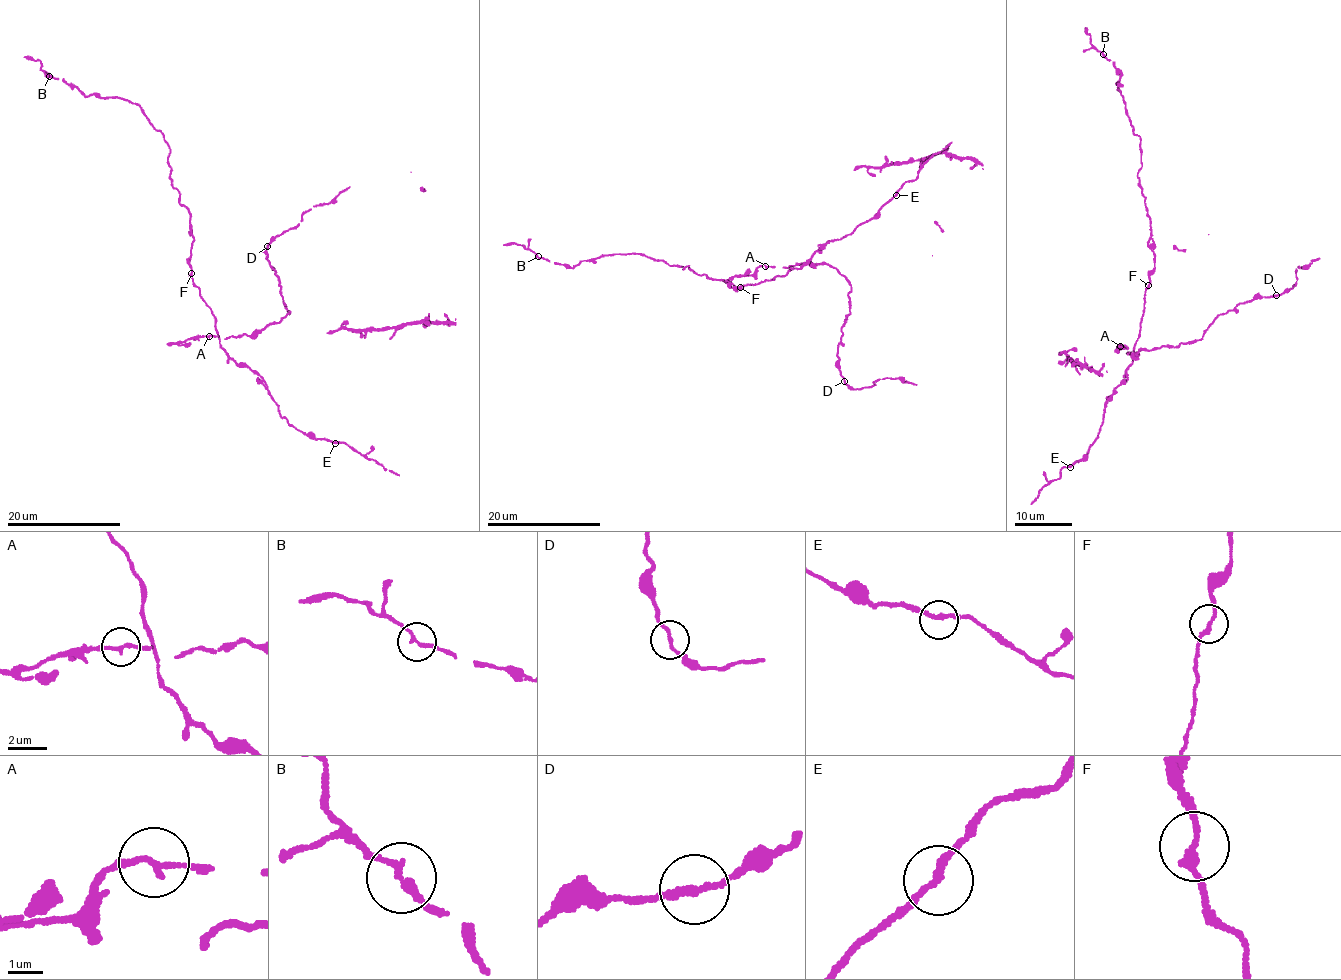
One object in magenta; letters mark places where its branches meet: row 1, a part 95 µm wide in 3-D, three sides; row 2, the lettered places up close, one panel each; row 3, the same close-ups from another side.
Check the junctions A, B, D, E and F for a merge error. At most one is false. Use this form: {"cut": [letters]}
{"cut": []}

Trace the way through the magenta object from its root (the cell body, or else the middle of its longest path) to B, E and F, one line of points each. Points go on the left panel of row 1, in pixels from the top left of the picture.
B: (241, 334), (219, 338), (193, 282), (190, 213), (172, 185), (163, 134), (138, 105), (86, 95), (50, 75)
E: (241, 334), (220, 339), (219, 346), (236, 363), (245, 364), (258, 375), (280, 416), (293, 427), (335, 443)
F: (241, 334), (219, 338), (214, 314), (201, 296), (191, 273)

